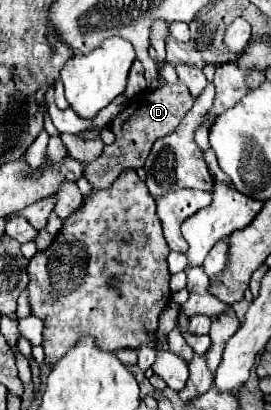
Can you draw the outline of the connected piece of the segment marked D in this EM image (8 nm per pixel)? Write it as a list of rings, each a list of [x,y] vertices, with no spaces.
[[[184,83],[166,85],[158,91],[148,91],[128,103],[128,107],[110,123],[110,131],[116,135],[116,141],[104,147],[102,155],[84,165],[84,177],[94,189],[108,189],[116,177],[126,169],[140,169],[158,137],[170,135],[182,121],[182,117],[192,109],[192,97]]]

